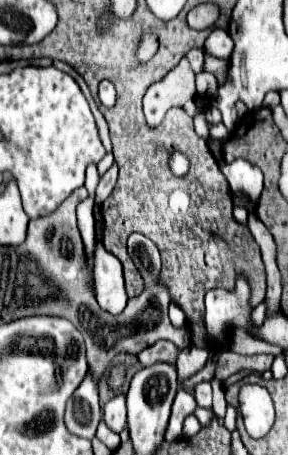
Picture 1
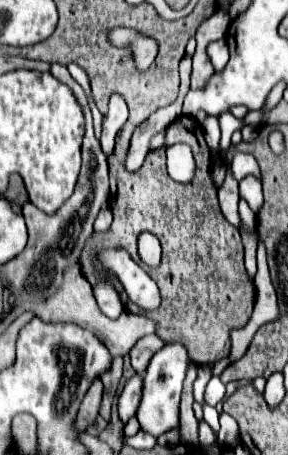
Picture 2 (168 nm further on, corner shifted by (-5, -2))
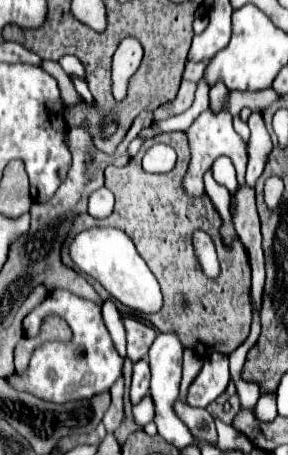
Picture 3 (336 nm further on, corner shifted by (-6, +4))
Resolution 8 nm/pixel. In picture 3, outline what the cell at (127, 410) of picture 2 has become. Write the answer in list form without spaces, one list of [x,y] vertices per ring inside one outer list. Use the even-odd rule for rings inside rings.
[[[141,359],[133,365],[133,383],[131,383],[131,403],[137,405],[149,391],[149,363]]]

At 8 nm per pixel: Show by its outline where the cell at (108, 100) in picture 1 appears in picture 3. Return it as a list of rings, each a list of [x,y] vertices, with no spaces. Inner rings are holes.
[[[127,37],[119,43],[111,65],[113,97],[116,102],[124,99],[129,77],[137,71],[141,59],[143,59],[143,47],[137,39]]]

